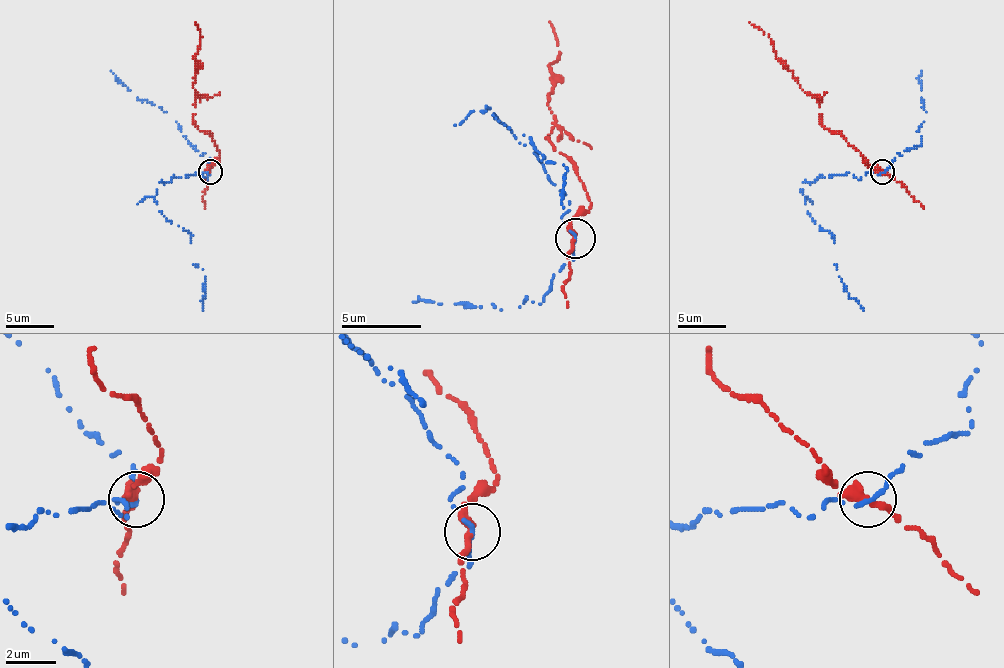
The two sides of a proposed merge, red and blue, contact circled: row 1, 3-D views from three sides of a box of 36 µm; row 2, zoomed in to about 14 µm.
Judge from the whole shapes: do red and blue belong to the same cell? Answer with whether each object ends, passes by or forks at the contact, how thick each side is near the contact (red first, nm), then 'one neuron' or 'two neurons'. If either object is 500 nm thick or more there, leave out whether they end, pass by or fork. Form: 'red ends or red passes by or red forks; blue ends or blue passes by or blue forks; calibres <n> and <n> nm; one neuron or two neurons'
red passes by; blue ends; calibres 340 and 240 nm; one neuron

